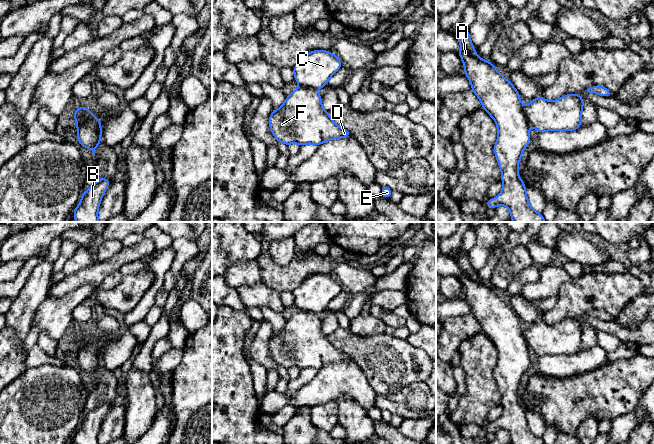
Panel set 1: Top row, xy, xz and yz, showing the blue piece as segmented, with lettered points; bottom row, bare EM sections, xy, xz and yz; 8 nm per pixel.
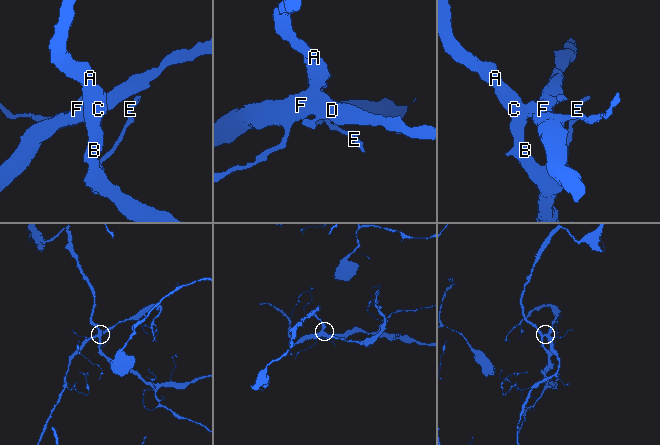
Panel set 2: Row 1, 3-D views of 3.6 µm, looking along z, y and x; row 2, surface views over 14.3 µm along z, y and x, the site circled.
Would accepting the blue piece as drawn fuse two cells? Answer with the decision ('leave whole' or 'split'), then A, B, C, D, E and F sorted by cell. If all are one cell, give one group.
split; groups A B C E / D F

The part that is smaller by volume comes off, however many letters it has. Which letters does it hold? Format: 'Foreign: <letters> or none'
Foreign: D, F

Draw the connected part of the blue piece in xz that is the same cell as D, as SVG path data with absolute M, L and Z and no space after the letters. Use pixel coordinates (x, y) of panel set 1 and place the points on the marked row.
M301 87L289 94L284 104L269 116L270 130L278 142L315 144L347 138L351 132L335 124L330 112L322 109L322 97L315 89Z

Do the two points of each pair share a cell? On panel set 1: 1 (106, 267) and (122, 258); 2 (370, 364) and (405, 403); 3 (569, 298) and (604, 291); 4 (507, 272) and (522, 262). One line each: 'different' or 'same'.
1: same
2: different
3: same
4: same

